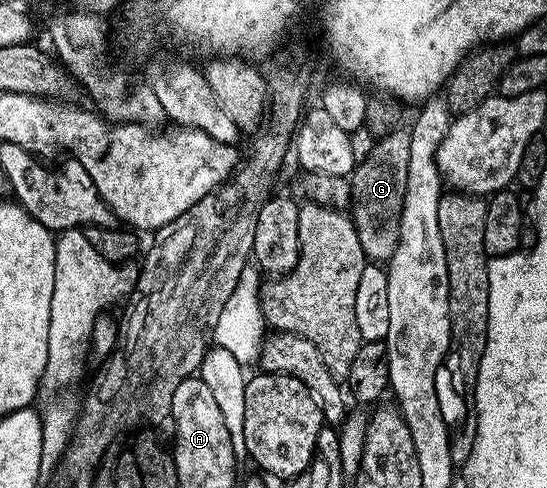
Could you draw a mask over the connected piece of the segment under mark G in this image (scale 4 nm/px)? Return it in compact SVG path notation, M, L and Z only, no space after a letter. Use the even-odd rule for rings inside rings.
M397 128L393 132L389 132L384 138L378 139L374 143L372 151L364 159L357 162L349 178L353 211L355 210L353 221L357 228L357 236L361 240L361 248L365 252L365 256L375 264L387 264L397 248L398 232L401 231L402 205L405 204L409 146L410 136L406 129Z

